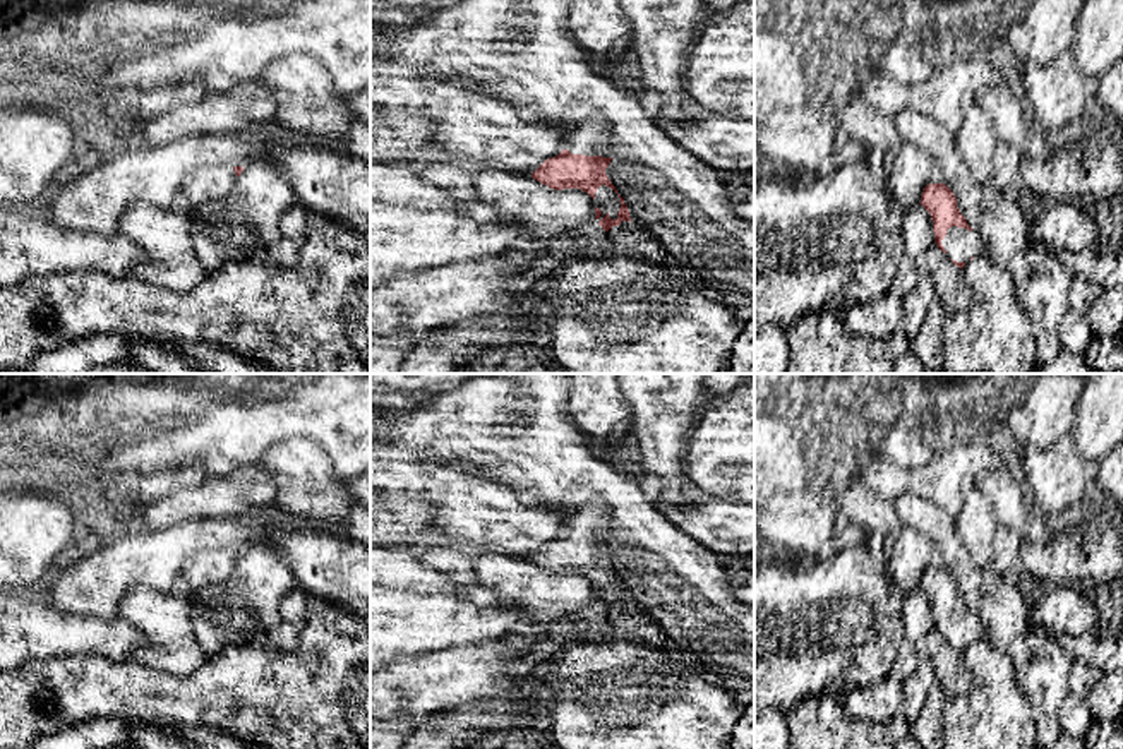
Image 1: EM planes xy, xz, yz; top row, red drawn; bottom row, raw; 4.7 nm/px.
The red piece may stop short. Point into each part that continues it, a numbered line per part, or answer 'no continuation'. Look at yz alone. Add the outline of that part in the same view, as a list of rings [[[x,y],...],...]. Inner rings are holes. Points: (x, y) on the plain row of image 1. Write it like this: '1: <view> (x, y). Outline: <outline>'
1: yz (960, 628). Outline: [[[948,612],[941,629],[946,634],[946,641],[957,646],[967,646],[970,641],[988,639],[981,622],[965,612]]]

